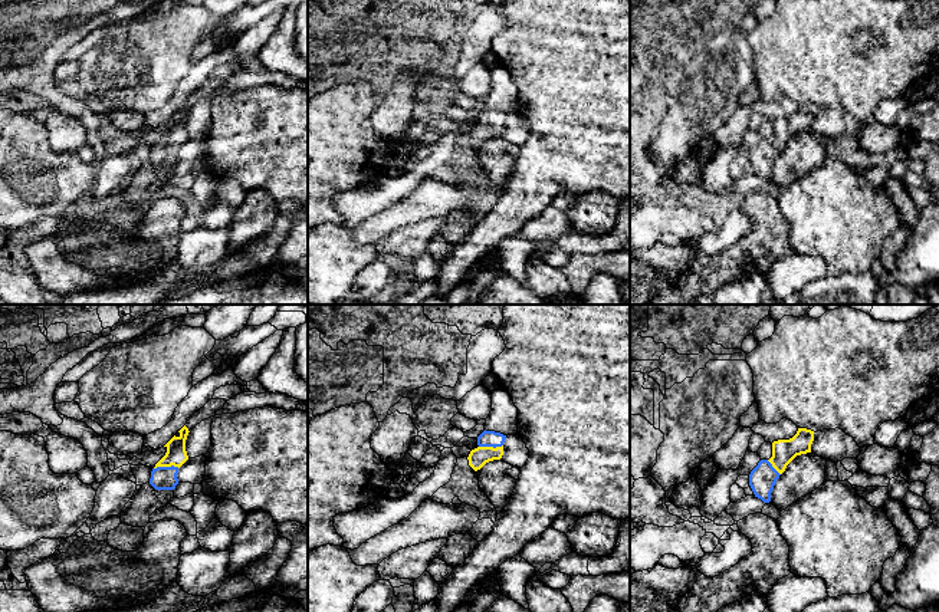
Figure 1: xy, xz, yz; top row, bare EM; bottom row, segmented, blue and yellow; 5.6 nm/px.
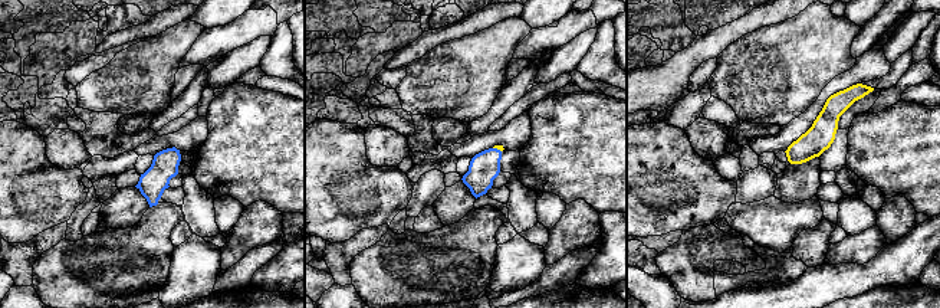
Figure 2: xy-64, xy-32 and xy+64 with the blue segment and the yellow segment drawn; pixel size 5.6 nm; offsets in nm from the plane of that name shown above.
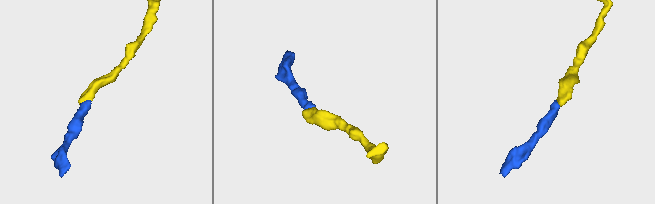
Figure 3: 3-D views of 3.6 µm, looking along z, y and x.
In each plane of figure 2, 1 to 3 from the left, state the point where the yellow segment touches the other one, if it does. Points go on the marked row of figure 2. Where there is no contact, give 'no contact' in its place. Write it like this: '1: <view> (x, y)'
1: no contact
2: xy-32 (496, 148)
3: no contact

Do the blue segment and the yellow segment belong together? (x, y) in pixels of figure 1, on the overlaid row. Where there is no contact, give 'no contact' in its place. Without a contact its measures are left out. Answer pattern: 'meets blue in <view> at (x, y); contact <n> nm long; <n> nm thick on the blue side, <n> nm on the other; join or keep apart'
meets blue in xy at (166, 467); contact 140 nm long; 130 nm thick on the blue side, 120 nm on the other; join

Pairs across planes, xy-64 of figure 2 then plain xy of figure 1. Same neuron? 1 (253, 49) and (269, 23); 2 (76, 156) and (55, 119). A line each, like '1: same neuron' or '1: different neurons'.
1: same neuron
2: same neuron

